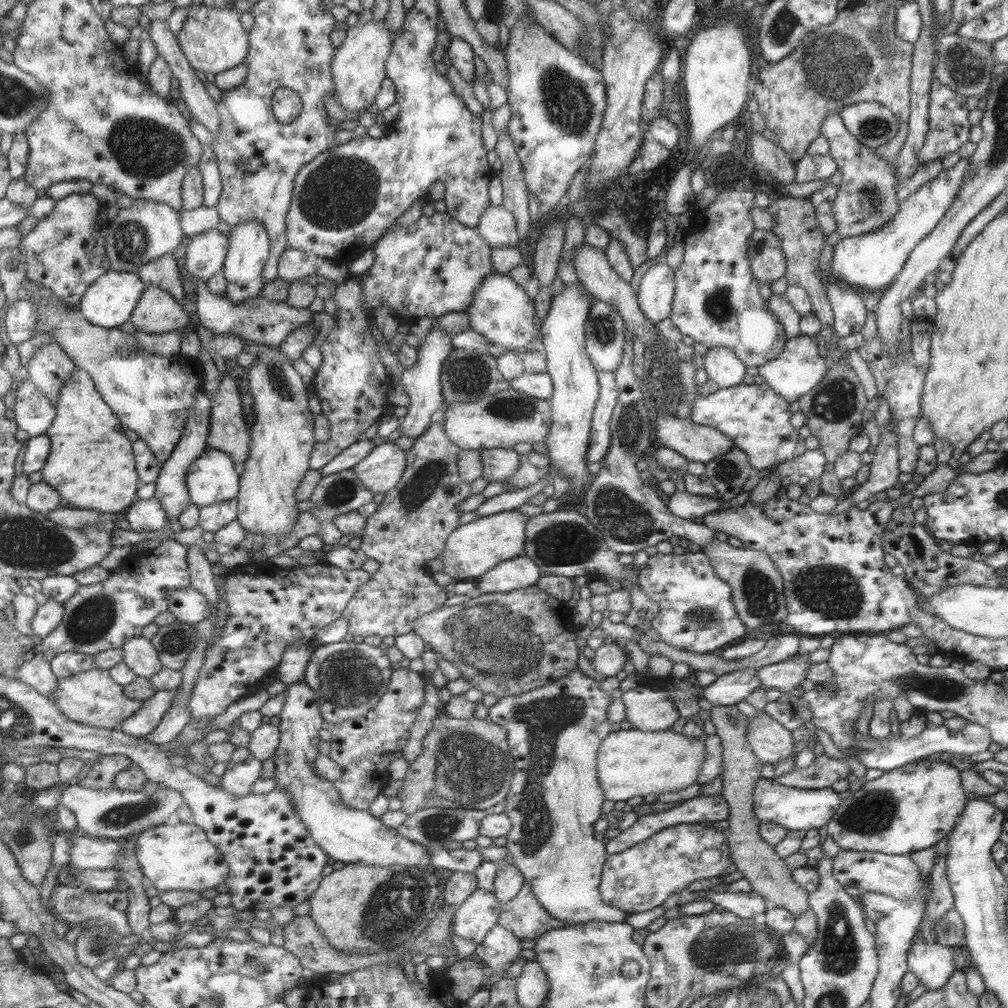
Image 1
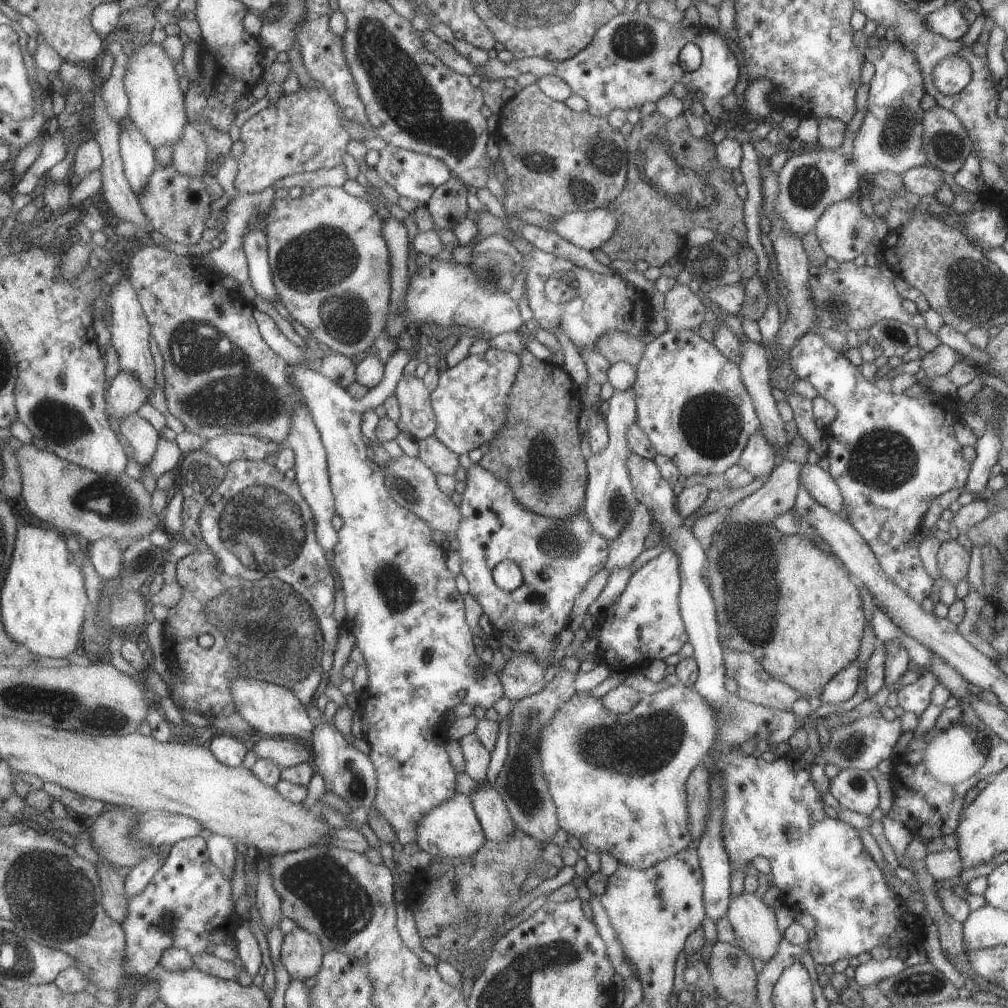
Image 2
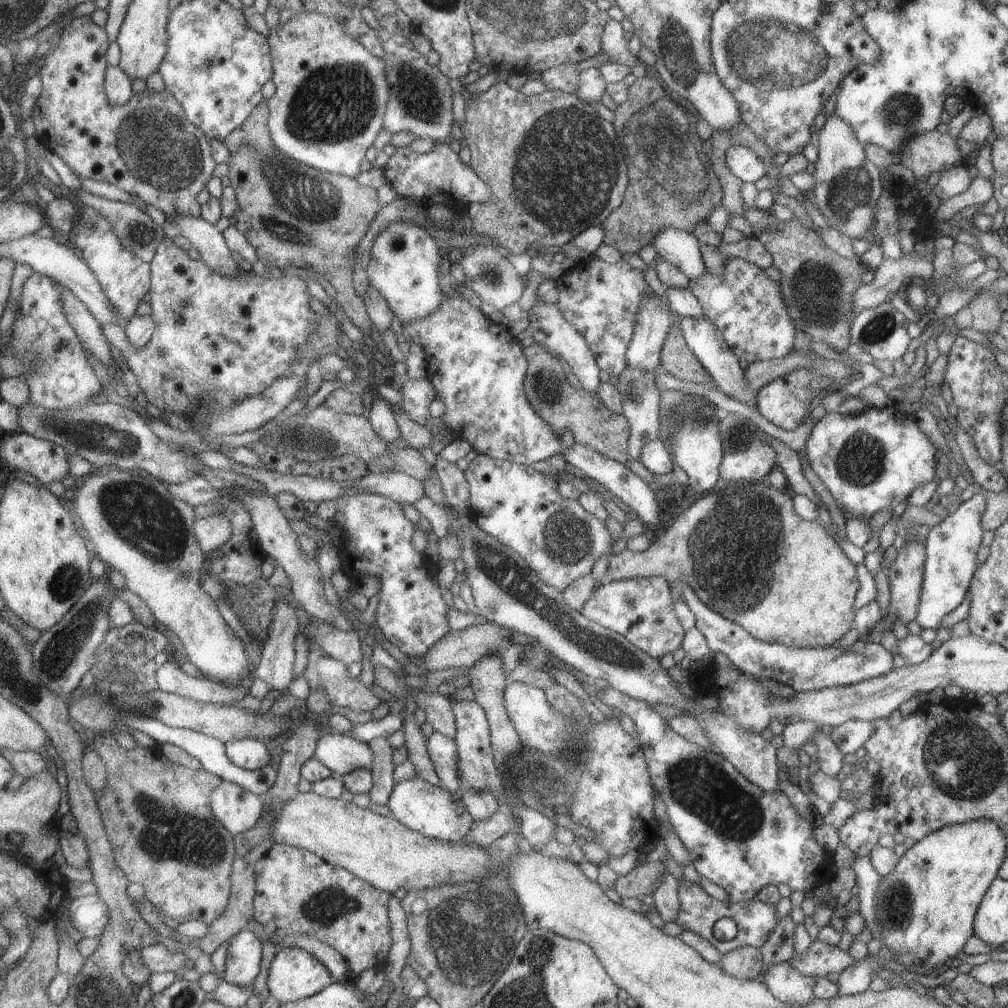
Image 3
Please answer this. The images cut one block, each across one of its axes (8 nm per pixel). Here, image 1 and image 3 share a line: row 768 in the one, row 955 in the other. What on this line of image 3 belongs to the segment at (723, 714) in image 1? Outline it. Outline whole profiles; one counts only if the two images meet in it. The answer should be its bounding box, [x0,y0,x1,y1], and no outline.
[717,945,762,981]

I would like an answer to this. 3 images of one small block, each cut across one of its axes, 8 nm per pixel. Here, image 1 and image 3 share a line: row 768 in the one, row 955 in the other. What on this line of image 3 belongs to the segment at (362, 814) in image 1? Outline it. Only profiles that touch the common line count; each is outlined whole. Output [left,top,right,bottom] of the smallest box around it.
[267,948,336,1002]

